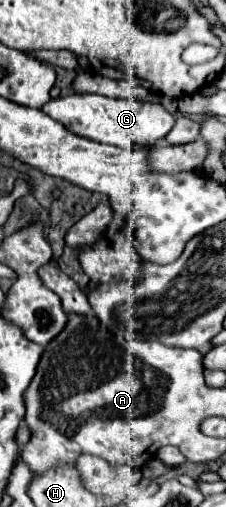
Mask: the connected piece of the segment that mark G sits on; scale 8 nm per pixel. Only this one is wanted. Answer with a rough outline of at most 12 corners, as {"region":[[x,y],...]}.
{"region":[[95,93],[41,109],[75,135],[155,145],[175,125],[161,103]]}

